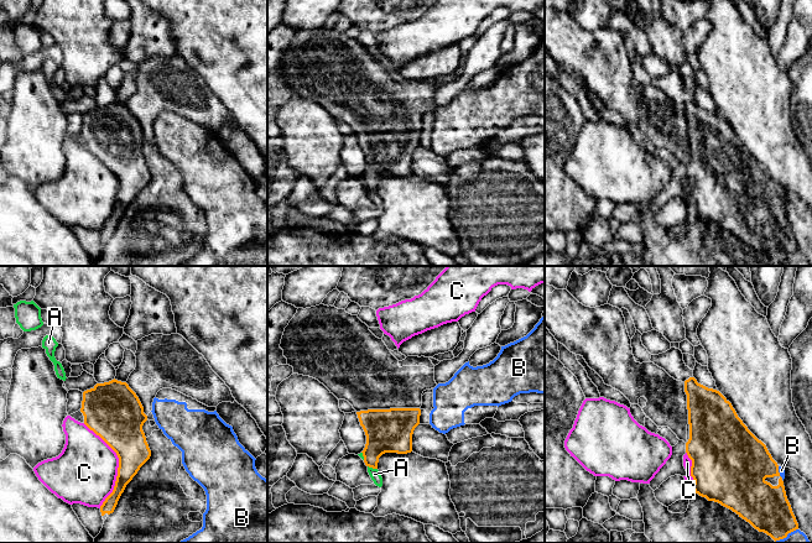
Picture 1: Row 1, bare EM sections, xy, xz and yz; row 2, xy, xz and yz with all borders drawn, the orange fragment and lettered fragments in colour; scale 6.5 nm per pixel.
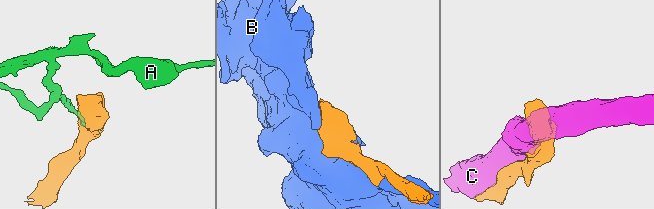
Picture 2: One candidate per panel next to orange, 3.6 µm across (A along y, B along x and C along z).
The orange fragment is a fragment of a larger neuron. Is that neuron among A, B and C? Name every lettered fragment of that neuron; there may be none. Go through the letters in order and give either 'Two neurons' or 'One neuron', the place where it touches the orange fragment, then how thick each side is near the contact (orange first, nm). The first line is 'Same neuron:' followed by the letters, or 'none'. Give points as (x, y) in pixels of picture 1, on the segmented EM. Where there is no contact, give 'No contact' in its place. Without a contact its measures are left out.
Same neuron: none
A: Two neurons. Touches orange at xz (373, 468). Thickness 280 nm (orange) against 70 nm
B: Two neurons. Touches orange at yz (786, 536). Thickness 300 nm (orange) against 150 nm
C: Two neurons. Touches orange at xy (119, 464). Thickness 280 nm (orange) against 400 nm

